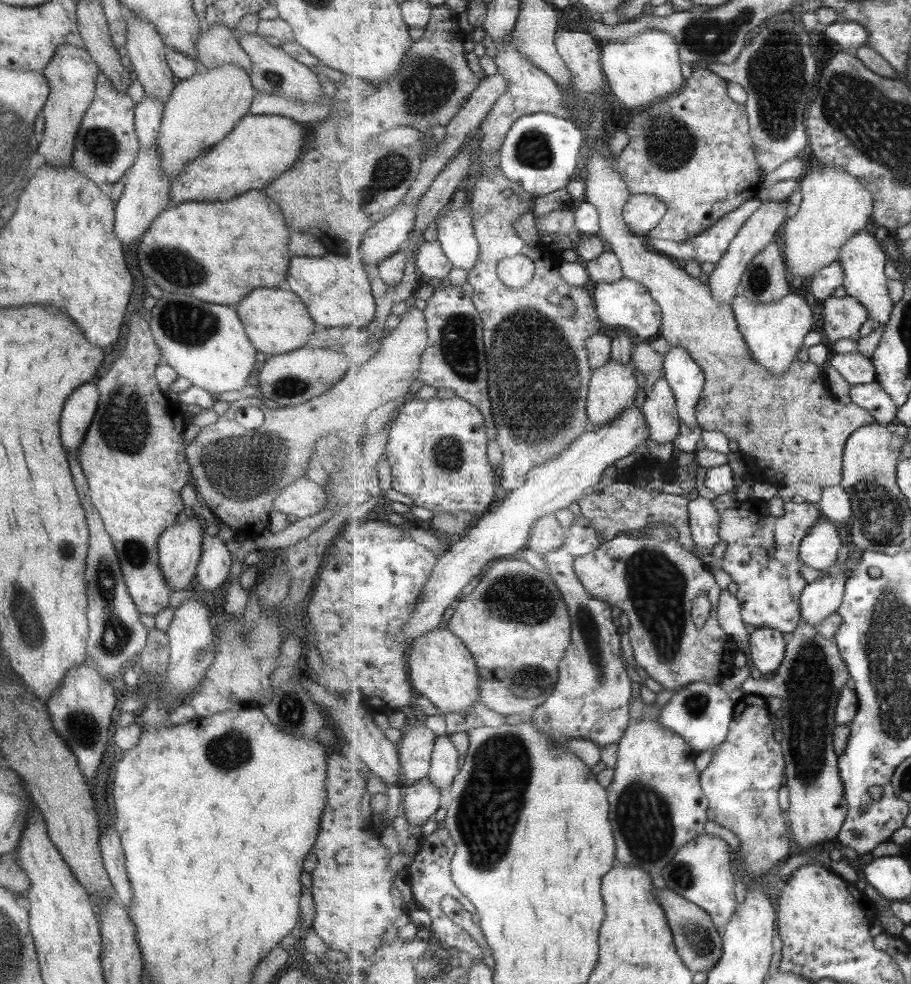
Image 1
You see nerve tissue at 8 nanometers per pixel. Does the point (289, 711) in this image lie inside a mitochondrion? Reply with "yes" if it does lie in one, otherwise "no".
yes

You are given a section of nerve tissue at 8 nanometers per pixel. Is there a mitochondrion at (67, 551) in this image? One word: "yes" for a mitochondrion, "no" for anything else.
no

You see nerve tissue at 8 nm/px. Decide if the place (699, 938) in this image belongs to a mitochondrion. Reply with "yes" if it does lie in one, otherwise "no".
yes

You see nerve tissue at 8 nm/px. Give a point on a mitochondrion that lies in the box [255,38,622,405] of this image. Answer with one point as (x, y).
(430, 83)

